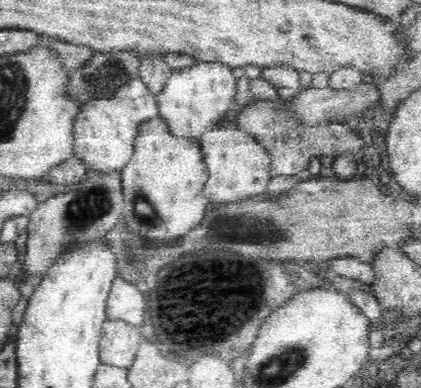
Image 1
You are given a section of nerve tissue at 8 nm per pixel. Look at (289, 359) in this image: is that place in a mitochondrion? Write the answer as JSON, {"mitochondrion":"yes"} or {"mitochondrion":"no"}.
{"mitochondrion":"yes"}

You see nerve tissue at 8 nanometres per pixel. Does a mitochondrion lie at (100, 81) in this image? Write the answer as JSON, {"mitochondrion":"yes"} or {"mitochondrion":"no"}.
{"mitochondrion":"yes"}

